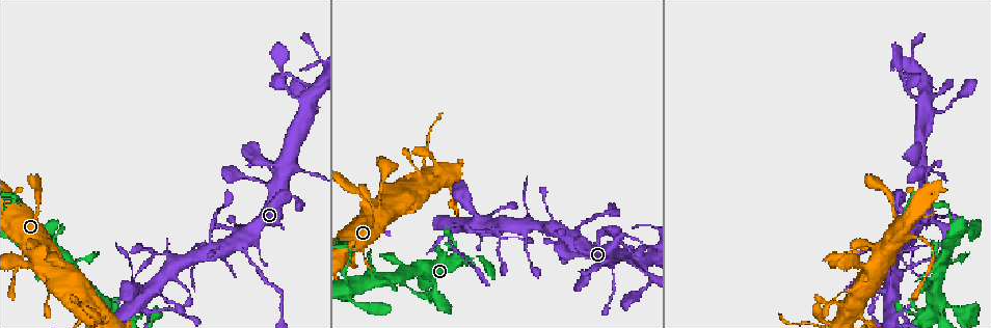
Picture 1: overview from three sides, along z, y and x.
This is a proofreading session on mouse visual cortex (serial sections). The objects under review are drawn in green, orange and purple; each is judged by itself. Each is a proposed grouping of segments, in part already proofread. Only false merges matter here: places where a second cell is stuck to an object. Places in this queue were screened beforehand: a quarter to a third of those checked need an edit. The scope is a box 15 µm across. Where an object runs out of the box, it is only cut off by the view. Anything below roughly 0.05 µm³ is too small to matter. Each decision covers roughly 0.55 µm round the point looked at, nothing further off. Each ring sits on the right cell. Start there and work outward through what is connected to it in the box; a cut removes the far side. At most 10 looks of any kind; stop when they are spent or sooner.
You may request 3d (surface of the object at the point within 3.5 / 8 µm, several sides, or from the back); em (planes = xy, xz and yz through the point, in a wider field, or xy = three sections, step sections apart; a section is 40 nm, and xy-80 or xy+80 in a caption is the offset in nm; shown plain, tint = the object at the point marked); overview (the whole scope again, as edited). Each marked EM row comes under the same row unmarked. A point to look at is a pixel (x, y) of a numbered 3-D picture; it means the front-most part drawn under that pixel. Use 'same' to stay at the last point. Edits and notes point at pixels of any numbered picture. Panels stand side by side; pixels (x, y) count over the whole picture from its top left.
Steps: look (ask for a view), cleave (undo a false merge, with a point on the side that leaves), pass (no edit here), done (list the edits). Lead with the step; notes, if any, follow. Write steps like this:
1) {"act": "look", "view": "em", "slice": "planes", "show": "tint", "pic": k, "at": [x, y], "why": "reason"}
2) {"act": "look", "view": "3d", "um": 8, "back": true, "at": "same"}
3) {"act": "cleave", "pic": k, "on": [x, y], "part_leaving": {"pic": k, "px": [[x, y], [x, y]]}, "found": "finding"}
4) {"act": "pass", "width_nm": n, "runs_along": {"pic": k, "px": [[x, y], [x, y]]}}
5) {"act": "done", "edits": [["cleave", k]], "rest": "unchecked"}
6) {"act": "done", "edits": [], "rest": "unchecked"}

{"act": "look", "view": "3d", "um": 3.5, "pic": 1, "at": [859, 314]}

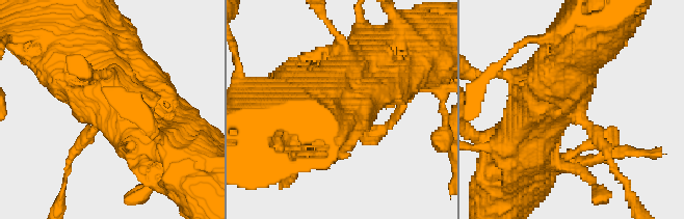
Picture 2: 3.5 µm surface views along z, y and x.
{"act": "look", "view": "em", "slice": "planes", "show": "tint", "pic": 2, "at": [581, 114]}

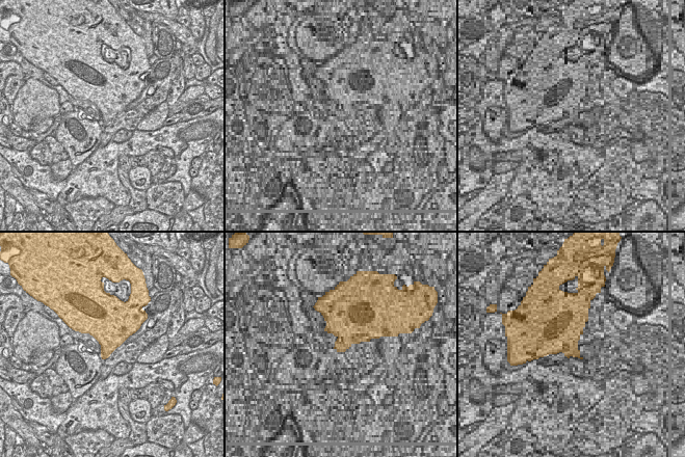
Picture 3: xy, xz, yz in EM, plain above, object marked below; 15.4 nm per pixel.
{"act": "cleave", "pic": 2, "on": [612, 166], "width_nm": 480, "found": "a second cell is stuck on"}

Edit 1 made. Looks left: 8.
{"act": "look", "view": "3d", "um": 3.5, "pic": 1, "at": [948, 213]}

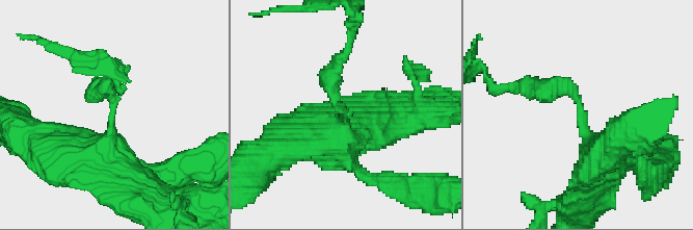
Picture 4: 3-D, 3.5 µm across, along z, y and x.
{"act": "cleave", "pic": 4, "on": [570, 86], "part_leaving": {"pic": 4, "px": [[583, 119], [564, 87], [511, 87]]}, "found": "a second cell is stuck on"}

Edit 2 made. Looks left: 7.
{"act": "look", "view": "overview"}

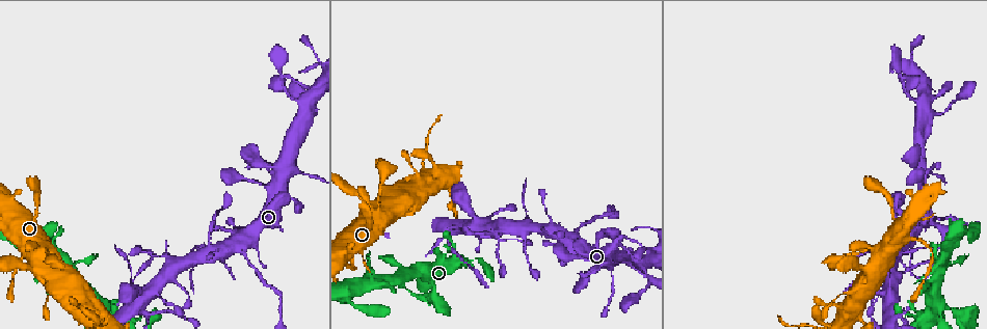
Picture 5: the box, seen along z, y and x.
{"act": "look", "view": "3d", "um": 3.5, "back": true, "pic": 5, "at": [142, 295]}

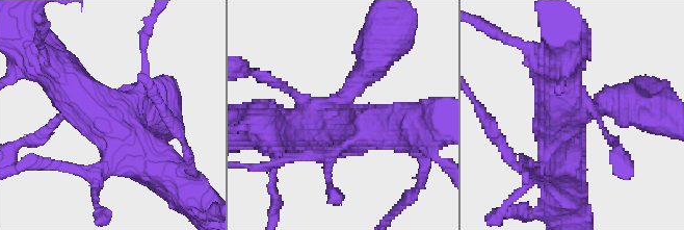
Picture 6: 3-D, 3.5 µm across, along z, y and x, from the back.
{"act": "look", "view": "em", "slice": "xy", "step": 5, "show": "tint", "pic": 6, "at": [340, 107], "why": "now the EM"}

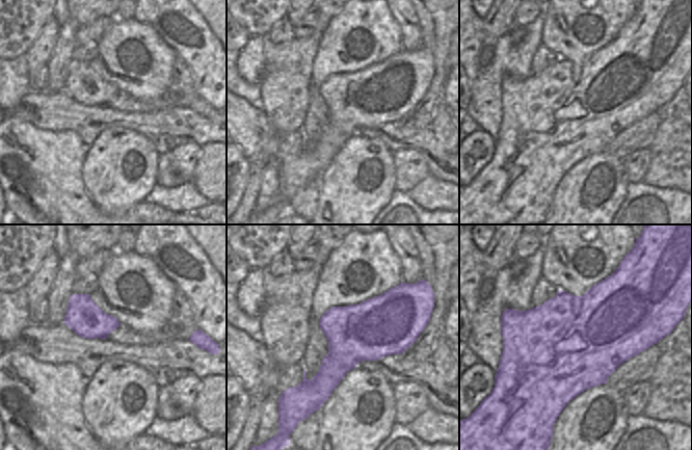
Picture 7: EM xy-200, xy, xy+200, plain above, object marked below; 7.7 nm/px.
{"act": "pass", "width_nm": 460, "runs_along": {"pic": 6, "px": [[58, 75], [154, 168], [166, 171]]}, "found": "continuous, no second cell"}

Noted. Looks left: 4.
{"act": "look", "view": "3d", "um": 8, "pic": 5, "at": [912, 97], "why": "thick turns thin"}

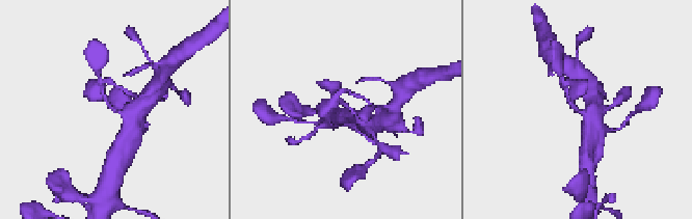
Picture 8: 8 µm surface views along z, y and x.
{"act": "look", "view": "3d", "um": 3.5, "pic": 8, "at": [116, 109]}

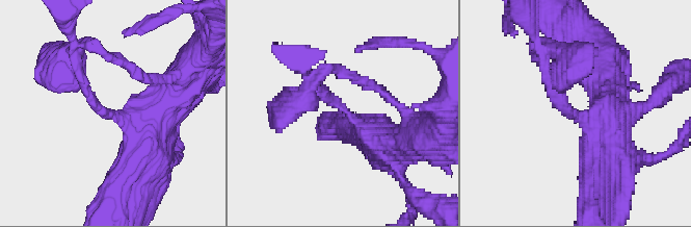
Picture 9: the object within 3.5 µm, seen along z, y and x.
{"act": "look", "view": "em", "slice": "xy", "step": 5, "show": "tint", "pic": 9, "at": [573, 115], "arm_widths_nm": [150, 600]}

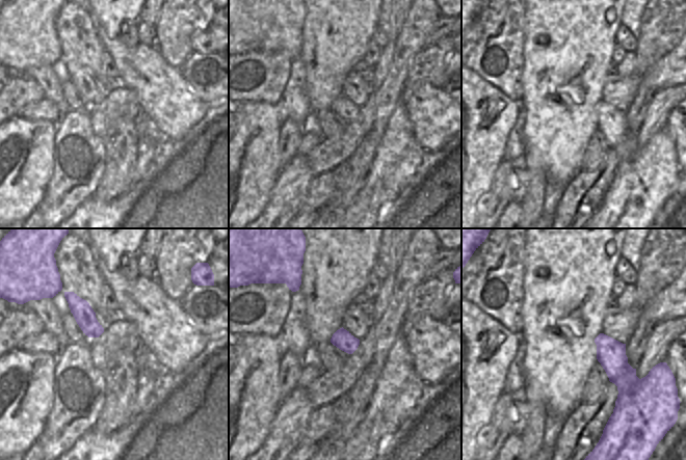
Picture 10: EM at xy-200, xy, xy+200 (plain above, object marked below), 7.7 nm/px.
{"act": "pass", "runs_along": {"pic": 9, "px": [[148, 149], [65, 66]]}, "found": "one cell here"}

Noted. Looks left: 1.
{"act": "done", "edits": [["cleave", 2], ["cleave", 4]], "rest": "unchecked"}

